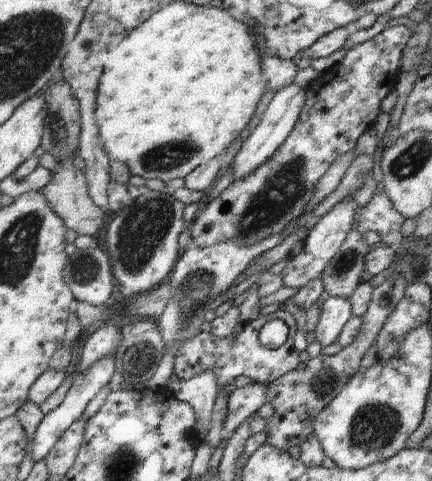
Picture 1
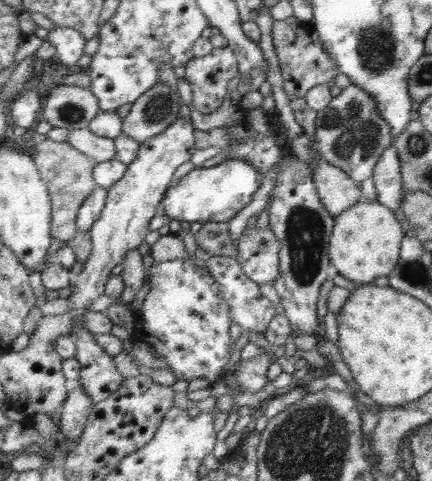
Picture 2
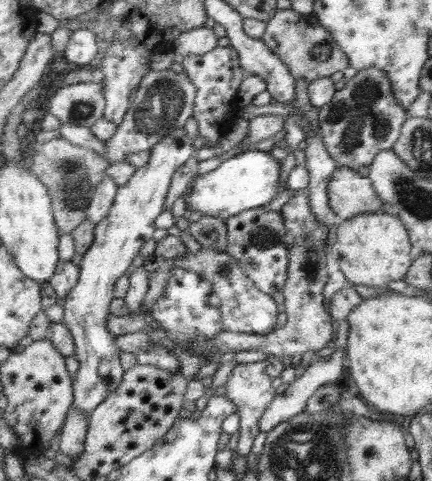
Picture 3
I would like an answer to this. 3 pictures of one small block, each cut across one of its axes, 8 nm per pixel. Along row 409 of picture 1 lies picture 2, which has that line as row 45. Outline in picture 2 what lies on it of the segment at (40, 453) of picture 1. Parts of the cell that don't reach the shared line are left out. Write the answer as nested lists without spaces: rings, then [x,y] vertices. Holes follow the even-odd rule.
[[[57,28],[49,34],[49,40],[53,44],[57,44],[57,58],[65,64],[65,66],[73,66],[77,64],[83,56],[85,56],[85,46],[87,46],[87,38],[75,30],[75,28]]]

